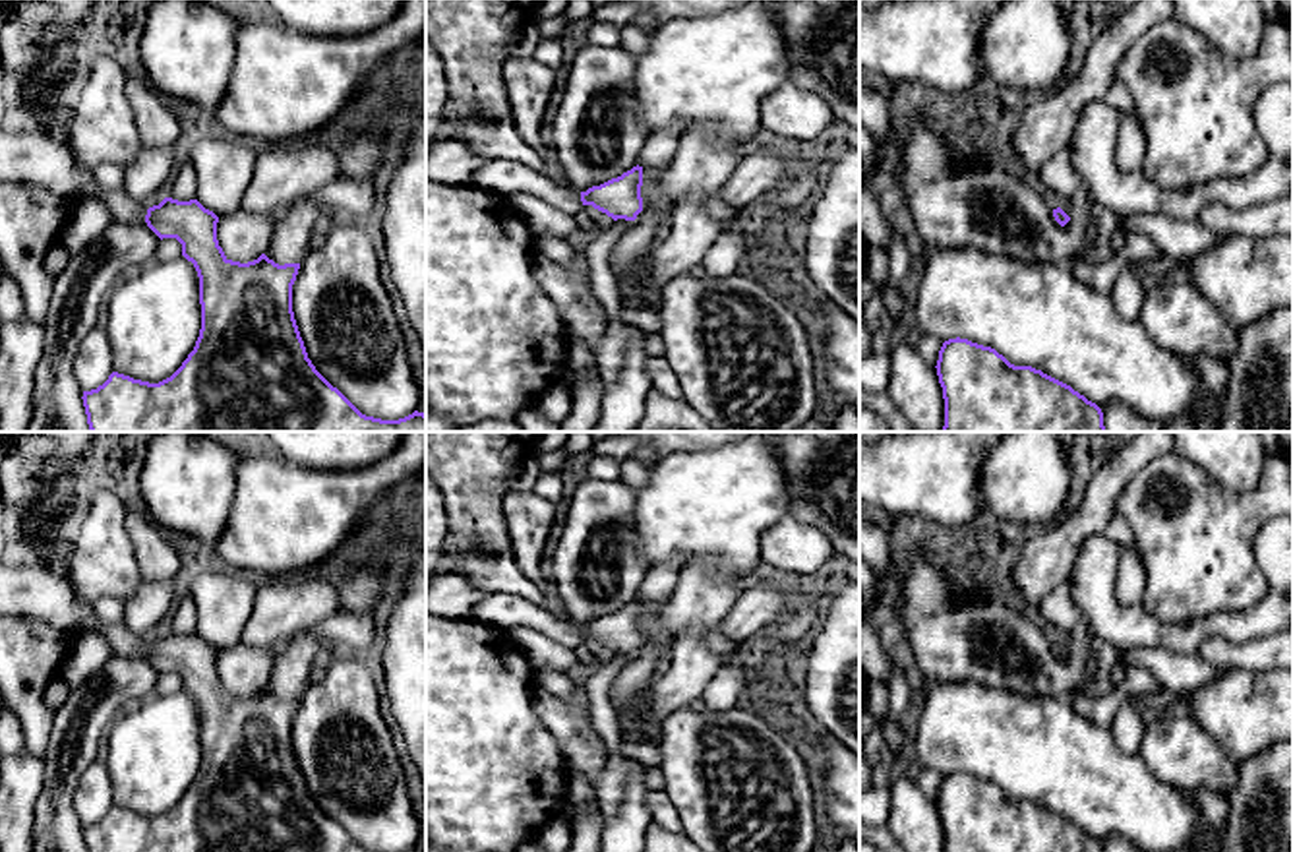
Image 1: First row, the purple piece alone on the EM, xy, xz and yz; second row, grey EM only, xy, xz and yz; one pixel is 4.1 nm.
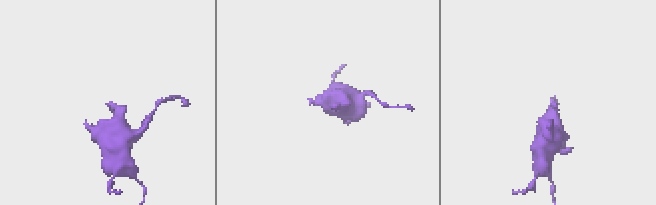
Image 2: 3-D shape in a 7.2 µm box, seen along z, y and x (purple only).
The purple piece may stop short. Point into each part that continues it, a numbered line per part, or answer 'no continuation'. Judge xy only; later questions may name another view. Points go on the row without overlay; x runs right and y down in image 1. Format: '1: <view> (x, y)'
1: xy (28, 589)

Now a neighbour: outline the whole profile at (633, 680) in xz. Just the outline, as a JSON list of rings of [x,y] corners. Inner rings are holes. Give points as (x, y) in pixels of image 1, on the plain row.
[[[668,598],[643,600],[643,645],[631,654],[610,687],[610,699],[619,720],[623,744],[643,742],[643,697],[660,676],[658,662],[668,656],[670,651],[670,633],[664,625],[666,600]]]

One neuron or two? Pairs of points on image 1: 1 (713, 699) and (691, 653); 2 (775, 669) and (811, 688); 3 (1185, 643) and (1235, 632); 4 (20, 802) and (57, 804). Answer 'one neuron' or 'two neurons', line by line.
1: two neurons
2: two neurons
3: one neuron
4: two neurons

